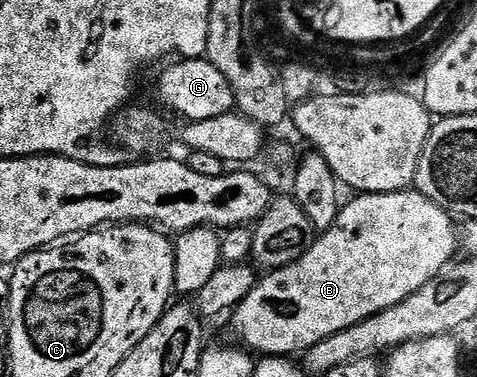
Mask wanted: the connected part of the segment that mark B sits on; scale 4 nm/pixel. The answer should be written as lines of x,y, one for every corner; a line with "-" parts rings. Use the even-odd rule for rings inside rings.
414,188
399,190
397,193
385,192
384,194
366,194
360,193
353,197
351,203
344,205
336,217
335,223
322,231
312,242
302,256
300,256
293,264
282,266
279,270
272,270
264,273
262,277
256,281
253,292
249,292
249,296
245,296
245,300
240,306
235,307
233,317
235,317
235,334
240,338
242,345
248,351
254,352
259,356
299,356
309,348
313,348
313,344
317,344
321,340
325,340
329,336
333,336
337,332
341,332
345,328
349,328
358,322
364,322
366,318
372,318
375,314
380,314
383,310
393,308
401,301
407,299
413,293
417,292
421,286
427,284
431,278
440,272
456,257
456,250
459,250
459,232
457,224
453,221
454,217
443,207
429,200
424,194

